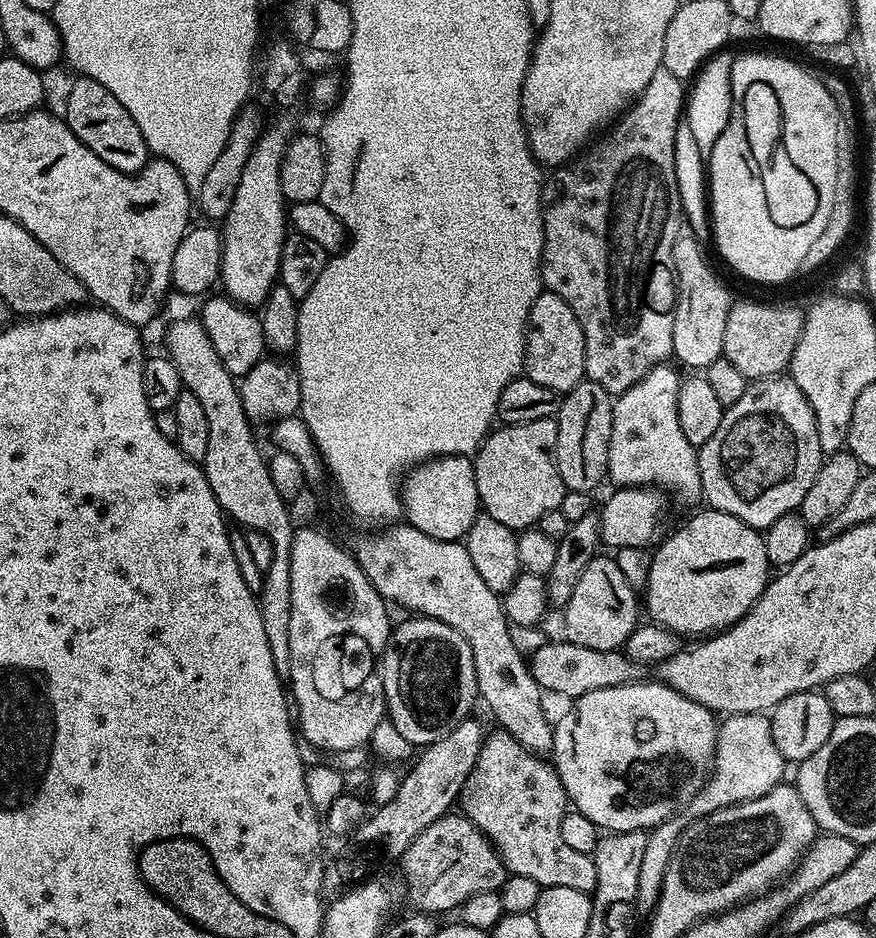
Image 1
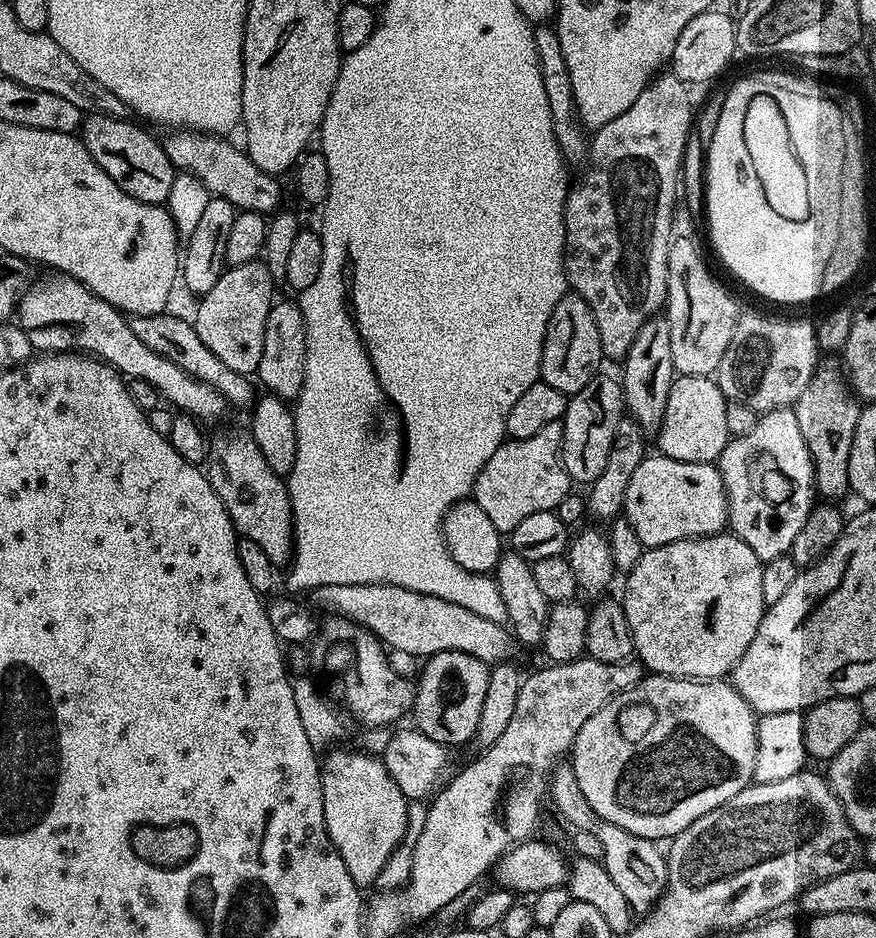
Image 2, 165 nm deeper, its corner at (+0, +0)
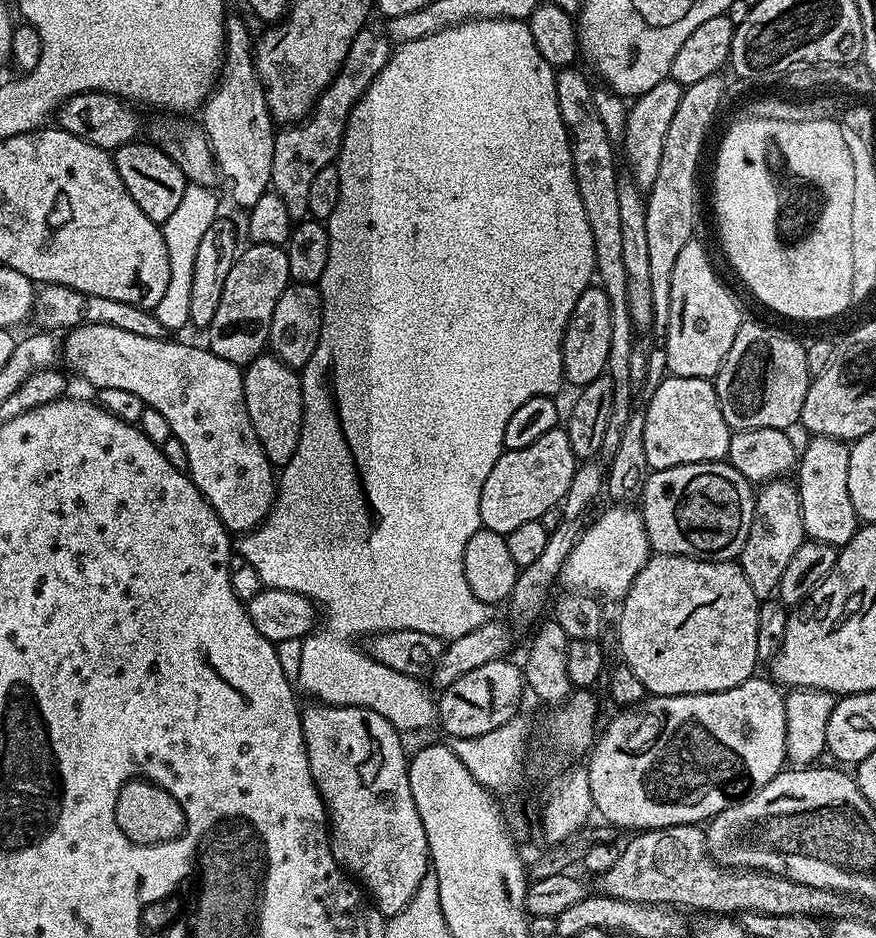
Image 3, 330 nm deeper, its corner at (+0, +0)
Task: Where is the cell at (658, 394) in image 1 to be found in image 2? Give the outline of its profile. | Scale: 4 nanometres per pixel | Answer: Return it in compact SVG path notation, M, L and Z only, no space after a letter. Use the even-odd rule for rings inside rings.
M654 315L638 330L622 361L624 406L627 415L637 420L641 428L659 429L666 414L666 398L670 398L670 386L677 375L674 357L670 355L670 326L663 315Z

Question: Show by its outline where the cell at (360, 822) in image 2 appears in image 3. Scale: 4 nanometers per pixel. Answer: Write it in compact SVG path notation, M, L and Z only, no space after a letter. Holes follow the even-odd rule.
M309 703L300 721L310 762L310 774L316 783L324 806L328 809L332 853L341 868L351 874L369 892L377 909L386 918L400 913L417 892L421 880L430 872L428 839L418 818L418 806L410 794L408 781L409 757L404 756L401 733L382 714L358 706L334 706Z

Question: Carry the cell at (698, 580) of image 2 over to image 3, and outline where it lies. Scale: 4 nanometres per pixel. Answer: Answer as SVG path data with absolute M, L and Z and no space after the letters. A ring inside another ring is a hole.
M649 555L619 608L620 624L615 625L620 643L619 659L623 667L634 670L634 678L642 682L645 693L681 696L721 692L746 682L757 671L760 600L736 560Z

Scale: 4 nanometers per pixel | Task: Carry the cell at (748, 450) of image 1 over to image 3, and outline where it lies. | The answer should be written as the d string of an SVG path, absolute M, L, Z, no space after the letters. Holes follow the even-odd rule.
M788 478L770 480L759 485L756 492L754 522L750 522L750 534L746 538L746 546L740 551L738 563L757 598L771 597L779 589L782 574L794 550L798 550L806 539L802 526L800 490L790 481Z

